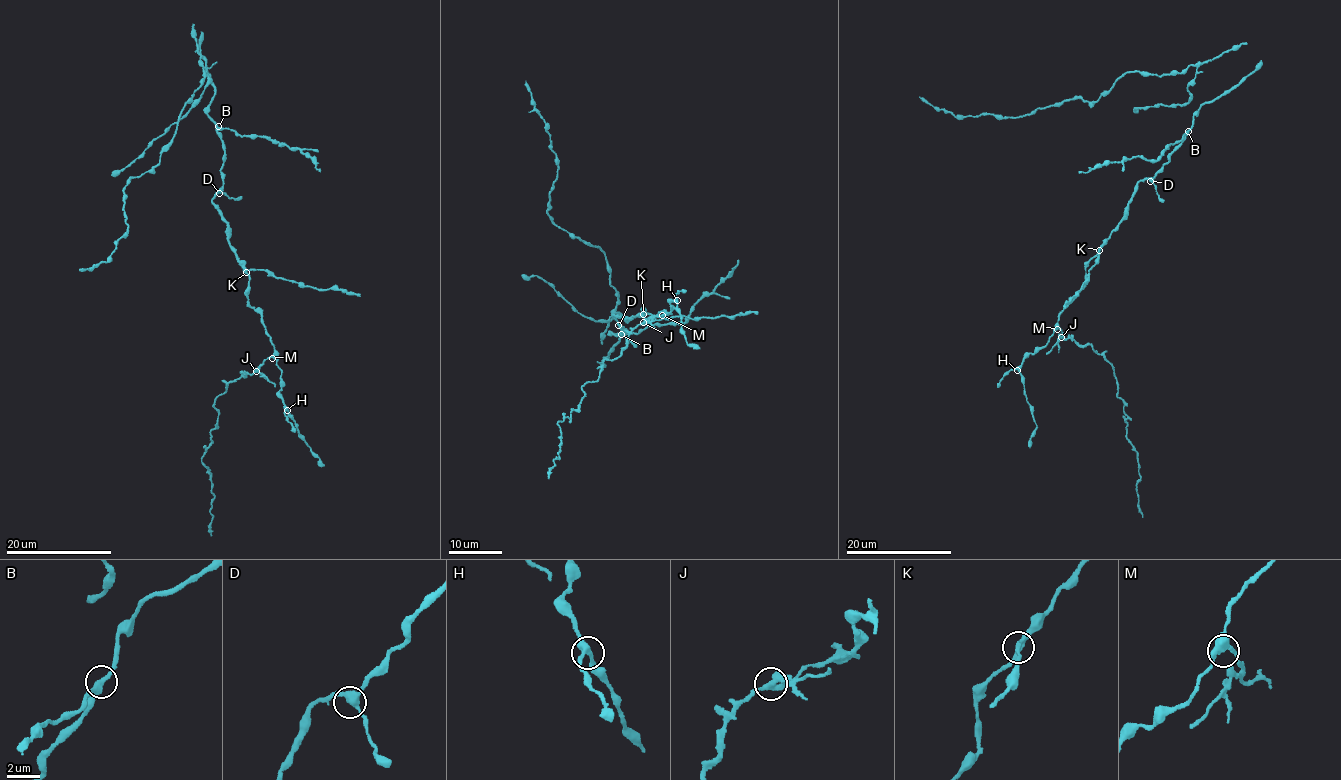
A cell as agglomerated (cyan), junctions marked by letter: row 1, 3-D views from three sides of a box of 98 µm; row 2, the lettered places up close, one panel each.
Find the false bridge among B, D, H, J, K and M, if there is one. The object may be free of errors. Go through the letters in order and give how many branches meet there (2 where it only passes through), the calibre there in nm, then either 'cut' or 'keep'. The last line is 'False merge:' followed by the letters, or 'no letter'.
B: 3 | 360 nm | keep
D: 3 | 340 nm | keep
H: 3 | 320 nm | keep
J: 3 | 320 nm | cut
K: 3 | 240 nm | keep
M: 3 | 340 nm | keep
False merge: J

